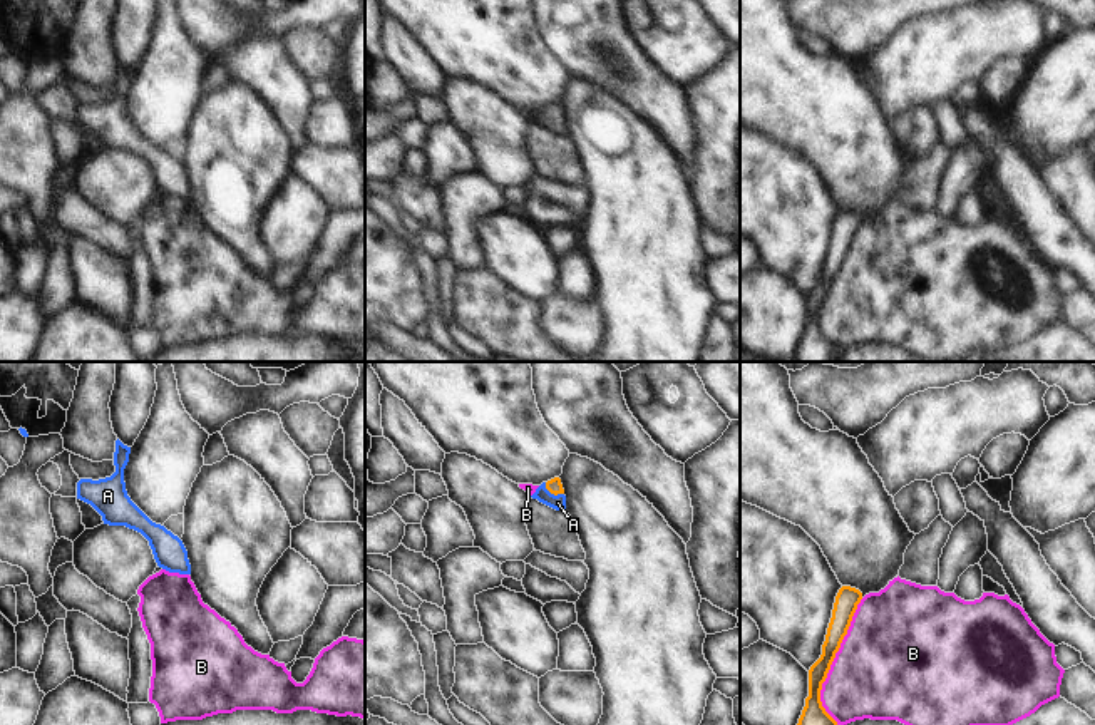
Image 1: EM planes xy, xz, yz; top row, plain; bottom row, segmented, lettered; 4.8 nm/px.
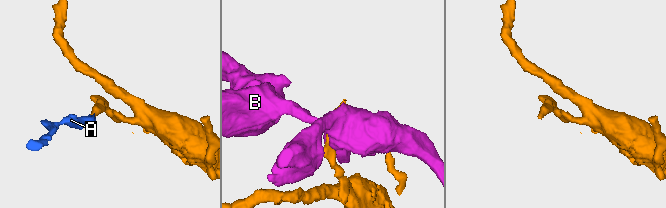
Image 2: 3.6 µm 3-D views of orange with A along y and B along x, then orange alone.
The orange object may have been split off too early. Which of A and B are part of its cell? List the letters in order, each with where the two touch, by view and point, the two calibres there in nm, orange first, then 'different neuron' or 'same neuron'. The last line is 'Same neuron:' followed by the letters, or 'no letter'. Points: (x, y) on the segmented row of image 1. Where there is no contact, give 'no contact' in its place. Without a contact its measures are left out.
A: xz (553, 493) | 70/70 nm | same neuron
B: yz (832, 660) | 100/480 nm | different neuron
Same neuron: A

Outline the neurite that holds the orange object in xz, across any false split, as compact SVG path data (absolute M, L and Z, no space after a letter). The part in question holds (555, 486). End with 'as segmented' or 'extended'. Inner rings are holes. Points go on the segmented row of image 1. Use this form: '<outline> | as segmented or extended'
M559 477L542 482L531 497L556 511L566 511L566 496Z | extended

